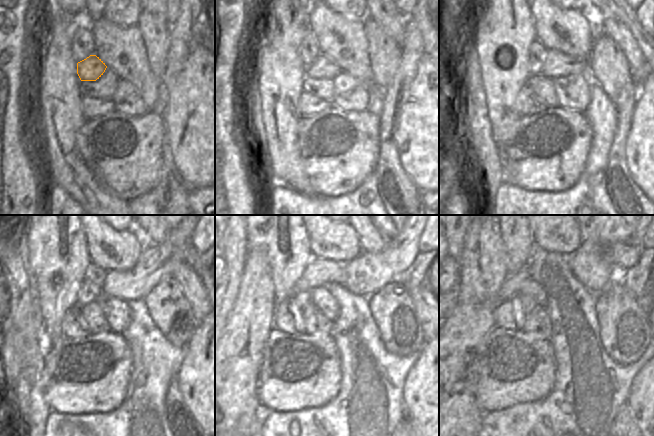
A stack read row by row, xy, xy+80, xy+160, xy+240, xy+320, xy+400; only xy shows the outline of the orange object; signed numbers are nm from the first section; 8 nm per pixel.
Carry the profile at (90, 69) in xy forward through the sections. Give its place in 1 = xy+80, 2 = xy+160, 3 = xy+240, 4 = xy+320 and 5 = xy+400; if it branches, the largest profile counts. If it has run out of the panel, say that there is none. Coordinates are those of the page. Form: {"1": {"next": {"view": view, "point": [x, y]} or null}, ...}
{"1": {"next": {"view": "xy+80", "point": [322, 67]}}, "2": {"next": {"view": "xy+160", "point": [557, 64]}}, "3": {"next": {"view": "xy+240", "point": [154, 264]}}, "4": {"next": {"view": "xy+320", "point": [367, 273]}}, "5": {"next": {"view": "xy+400", "point": [636, 238]}}}

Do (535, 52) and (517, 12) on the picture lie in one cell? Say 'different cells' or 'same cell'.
different cells

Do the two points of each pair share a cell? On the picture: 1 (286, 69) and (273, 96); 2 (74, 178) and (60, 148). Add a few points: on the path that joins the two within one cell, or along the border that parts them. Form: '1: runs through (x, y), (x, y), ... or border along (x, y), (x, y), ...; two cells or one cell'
1: runs through (281, 76), (279, 89); one cell
2: runs through (73, 171), (69, 166), (66, 155); one cell

